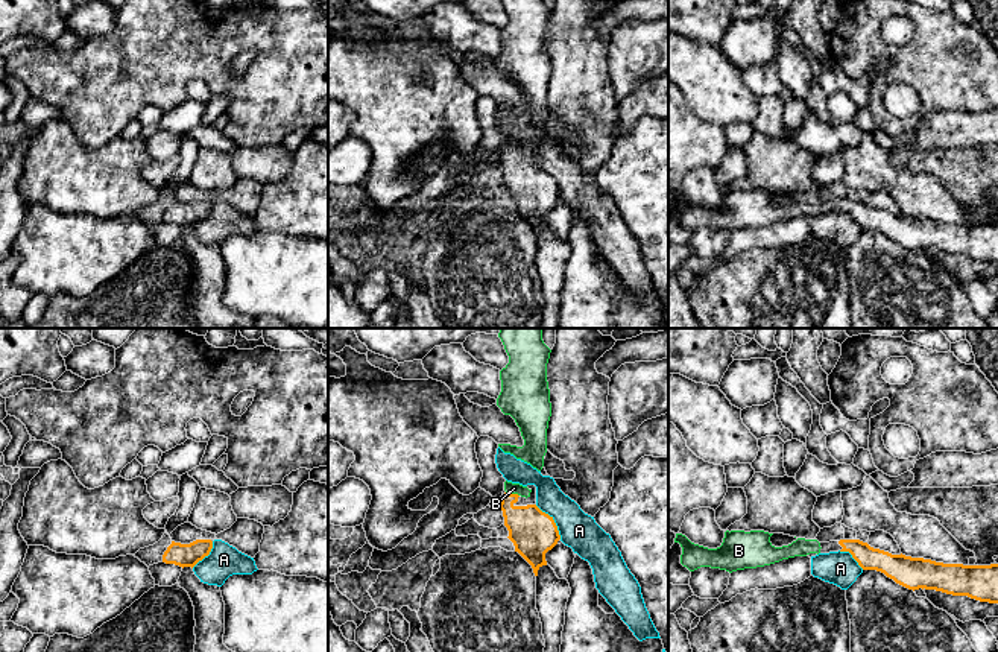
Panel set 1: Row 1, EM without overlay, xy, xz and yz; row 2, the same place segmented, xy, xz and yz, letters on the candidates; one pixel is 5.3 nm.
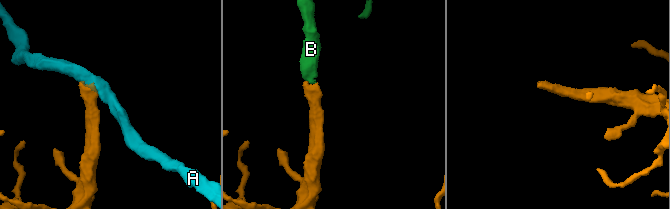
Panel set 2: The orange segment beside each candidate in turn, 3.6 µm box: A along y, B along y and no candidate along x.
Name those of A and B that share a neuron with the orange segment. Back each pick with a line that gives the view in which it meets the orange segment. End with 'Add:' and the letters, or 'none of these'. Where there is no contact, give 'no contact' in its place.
B: contact in xz
Add: B

